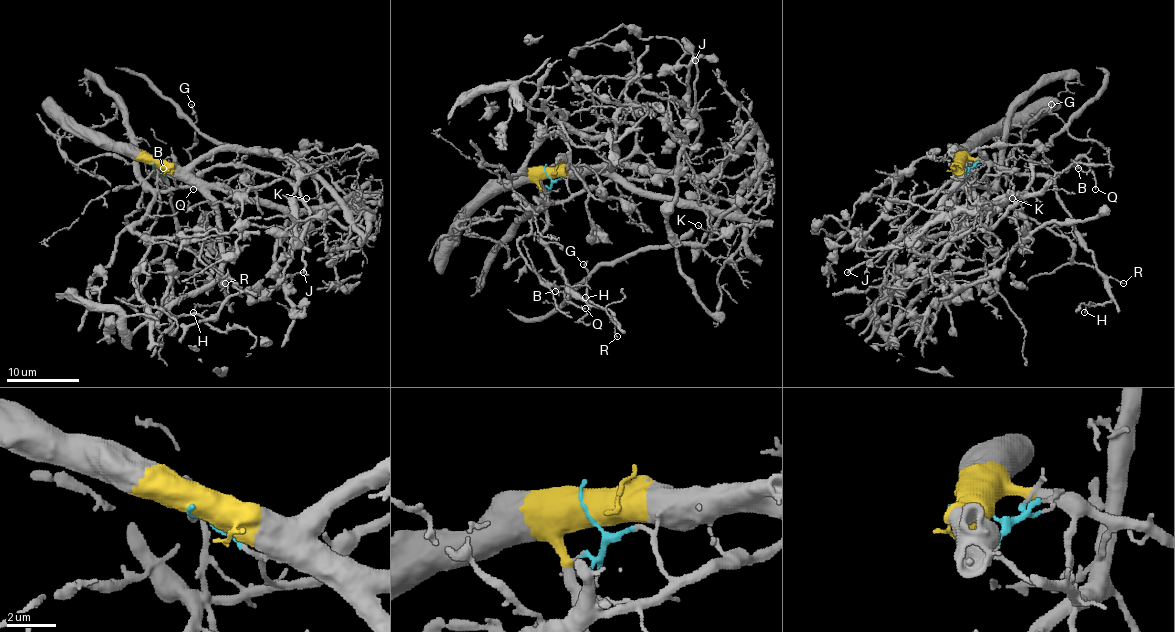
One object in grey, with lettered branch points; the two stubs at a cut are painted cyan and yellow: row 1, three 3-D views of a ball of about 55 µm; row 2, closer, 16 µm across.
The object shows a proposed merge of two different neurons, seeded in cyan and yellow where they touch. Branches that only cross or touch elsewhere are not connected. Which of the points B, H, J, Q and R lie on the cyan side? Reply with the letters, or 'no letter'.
J

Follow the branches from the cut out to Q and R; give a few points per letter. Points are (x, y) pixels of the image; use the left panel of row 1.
Q: (155, 165), (147, 159), (155, 167), (149, 172), (164, 176), (173, 167), (173, 158), (193, 189)
R: (155, 165), (147, 159), (155, 167), (149, 172), (167, 185), (169, 205), (178, 234), (219, 269), (226, 284)

